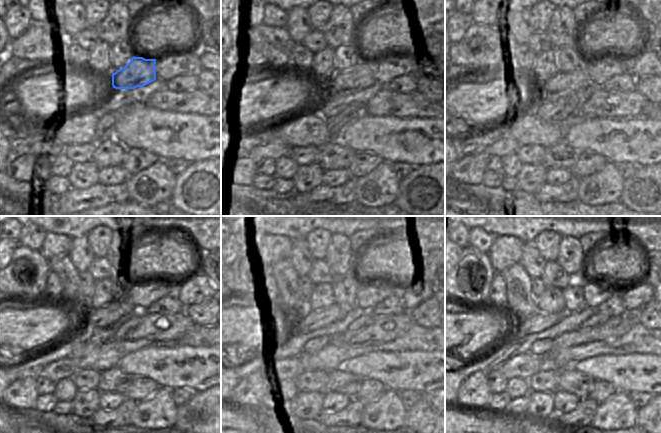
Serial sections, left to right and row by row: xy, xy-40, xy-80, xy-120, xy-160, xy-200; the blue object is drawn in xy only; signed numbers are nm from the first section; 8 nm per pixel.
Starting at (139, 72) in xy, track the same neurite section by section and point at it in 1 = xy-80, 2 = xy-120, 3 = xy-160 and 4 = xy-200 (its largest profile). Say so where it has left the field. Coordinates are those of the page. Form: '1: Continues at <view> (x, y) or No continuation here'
1: Continues at xy-80 (563, 84)
2: Continues at xy-120 (109, 314)
3: Continues at xy-160 (320, 318)
4: Continues at xy-200 (538, 321).

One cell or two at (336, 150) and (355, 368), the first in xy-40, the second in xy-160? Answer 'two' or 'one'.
two

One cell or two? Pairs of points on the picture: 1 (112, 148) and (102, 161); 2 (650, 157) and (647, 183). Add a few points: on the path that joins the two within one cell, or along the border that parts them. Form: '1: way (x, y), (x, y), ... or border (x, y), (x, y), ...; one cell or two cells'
1: way (109, 151), (102, 158); one cell
2: border (650, 164), (640, 167); two cells

